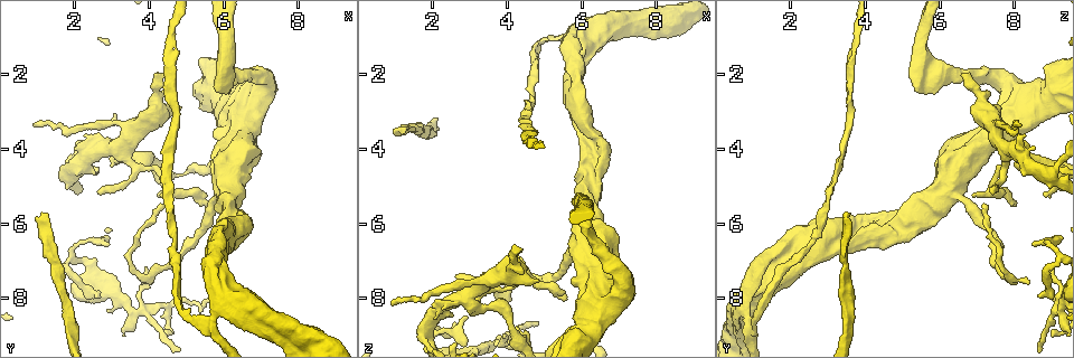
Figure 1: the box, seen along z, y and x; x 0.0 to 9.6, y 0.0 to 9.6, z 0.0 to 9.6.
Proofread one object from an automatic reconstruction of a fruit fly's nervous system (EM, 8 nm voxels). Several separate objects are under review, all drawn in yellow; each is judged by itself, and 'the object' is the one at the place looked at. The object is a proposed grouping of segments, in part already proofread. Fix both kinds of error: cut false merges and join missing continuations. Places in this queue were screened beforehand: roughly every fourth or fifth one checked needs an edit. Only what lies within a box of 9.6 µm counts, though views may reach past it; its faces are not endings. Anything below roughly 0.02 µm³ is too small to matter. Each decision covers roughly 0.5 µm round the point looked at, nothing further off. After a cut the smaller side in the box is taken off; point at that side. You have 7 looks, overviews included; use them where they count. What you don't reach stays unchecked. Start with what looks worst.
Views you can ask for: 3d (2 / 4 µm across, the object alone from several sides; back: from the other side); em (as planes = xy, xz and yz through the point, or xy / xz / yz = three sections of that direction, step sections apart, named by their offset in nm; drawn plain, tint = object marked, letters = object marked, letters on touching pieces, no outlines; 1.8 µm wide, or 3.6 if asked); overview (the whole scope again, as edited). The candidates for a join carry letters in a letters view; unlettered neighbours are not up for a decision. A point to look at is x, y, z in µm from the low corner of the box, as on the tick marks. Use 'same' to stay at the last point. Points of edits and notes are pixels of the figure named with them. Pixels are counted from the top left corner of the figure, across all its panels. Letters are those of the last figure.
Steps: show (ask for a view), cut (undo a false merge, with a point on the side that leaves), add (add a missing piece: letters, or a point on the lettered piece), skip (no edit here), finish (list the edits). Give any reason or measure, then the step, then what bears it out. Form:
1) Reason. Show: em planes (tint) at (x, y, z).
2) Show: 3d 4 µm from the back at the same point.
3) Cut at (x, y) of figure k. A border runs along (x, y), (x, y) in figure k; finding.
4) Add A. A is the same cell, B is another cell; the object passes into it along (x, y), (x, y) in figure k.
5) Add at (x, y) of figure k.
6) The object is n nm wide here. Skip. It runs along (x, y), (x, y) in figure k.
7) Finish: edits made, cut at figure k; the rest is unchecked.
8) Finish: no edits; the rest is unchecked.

An open end. Show: em planes (letters) at (1.05, 5.65, 3.50).

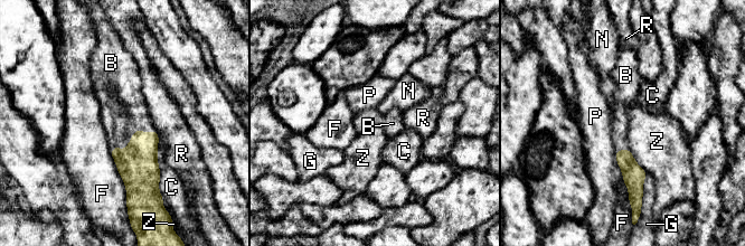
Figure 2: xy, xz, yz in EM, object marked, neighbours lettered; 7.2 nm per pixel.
The longest contact is with C, 380 nm. Add B. B is the same cell, C, F, G, N, P, R and Z are other cells; the object passes into it along (138, 166), (144, 132), (133, 100) in figure 2; it goes on there.

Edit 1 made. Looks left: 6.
Show: overview.

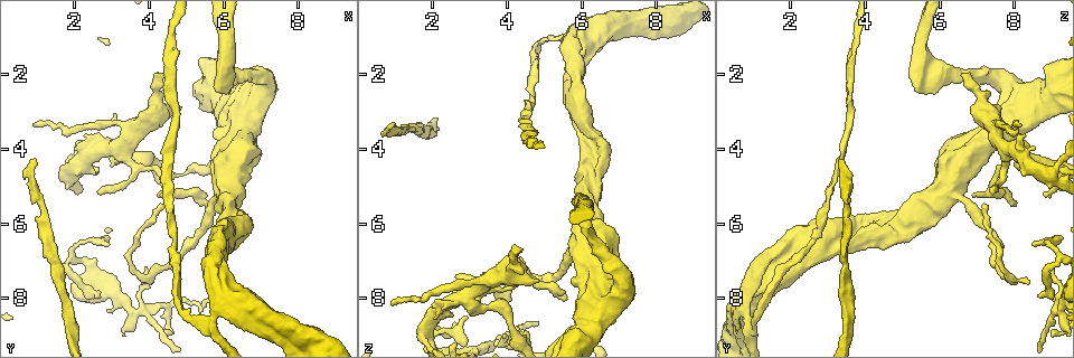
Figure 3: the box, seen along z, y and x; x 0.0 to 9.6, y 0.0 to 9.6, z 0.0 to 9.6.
Free end. Show: 3d 2 µm at (2.60, 8.00, 8.70).

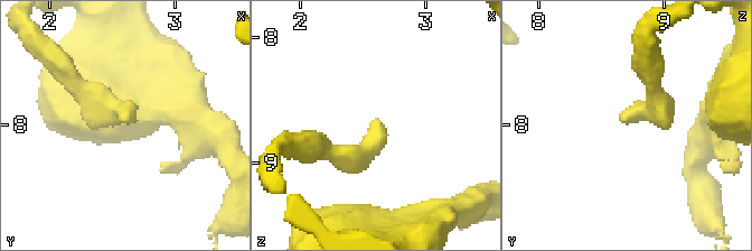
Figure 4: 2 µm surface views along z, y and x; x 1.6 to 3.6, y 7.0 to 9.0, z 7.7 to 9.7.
Shape alone is not enough. Show: em xy step 8 (plain) at (2.58, 7.94, 8.66).

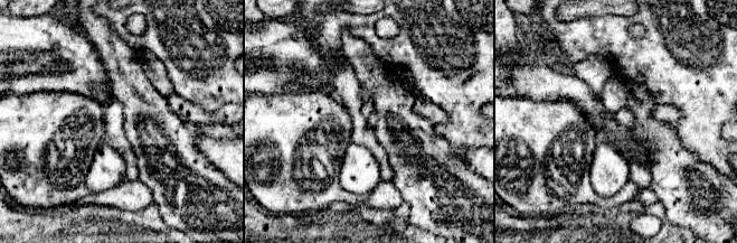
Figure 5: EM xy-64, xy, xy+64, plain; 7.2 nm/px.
See the neighbours. Show: em xy step 8 (letters) at the same point.

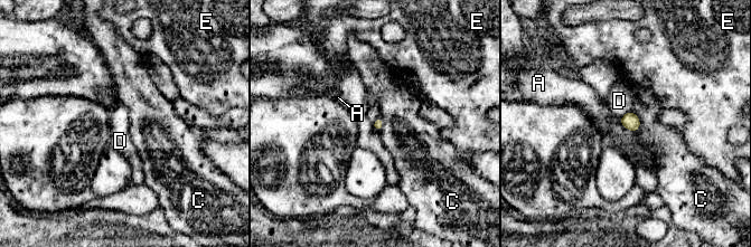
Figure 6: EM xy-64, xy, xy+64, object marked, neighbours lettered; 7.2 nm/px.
The longest contact is with C, 170 nm. Skip. A, C, D and E are other cells; a border runs along (630, 110), (620, 119) in figure 6; no lettered piece goes on from it.

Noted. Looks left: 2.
Show: 3d 2 µm at (5.95, 7.65, 1.20).

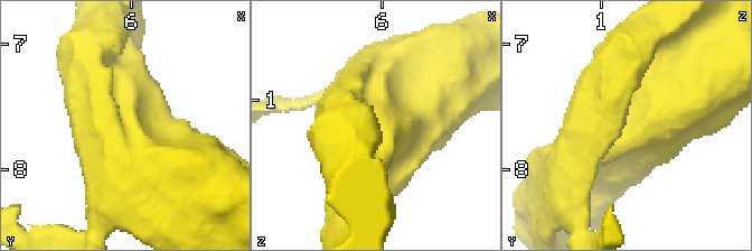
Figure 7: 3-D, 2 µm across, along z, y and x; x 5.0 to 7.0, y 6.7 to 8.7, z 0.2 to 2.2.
Need the tissue. Show: em planes (letters) at (5.96, 7.64, 1.22).

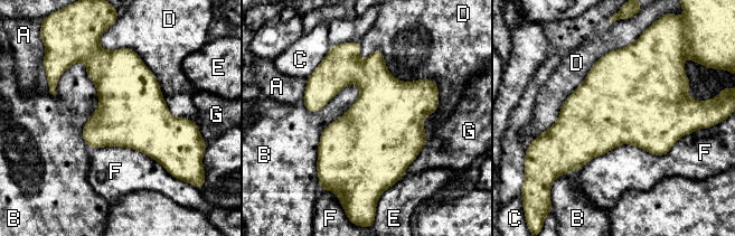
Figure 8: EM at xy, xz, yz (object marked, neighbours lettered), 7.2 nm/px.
The object is 500 nm wide here. Skip. A, B, C, D, E, F and G are other cells; a border runs along (355, 82), (317, 176) in figure 8; one neuron here.

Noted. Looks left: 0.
Finish: edits made, add at figure 2; the rest is unchecked.

